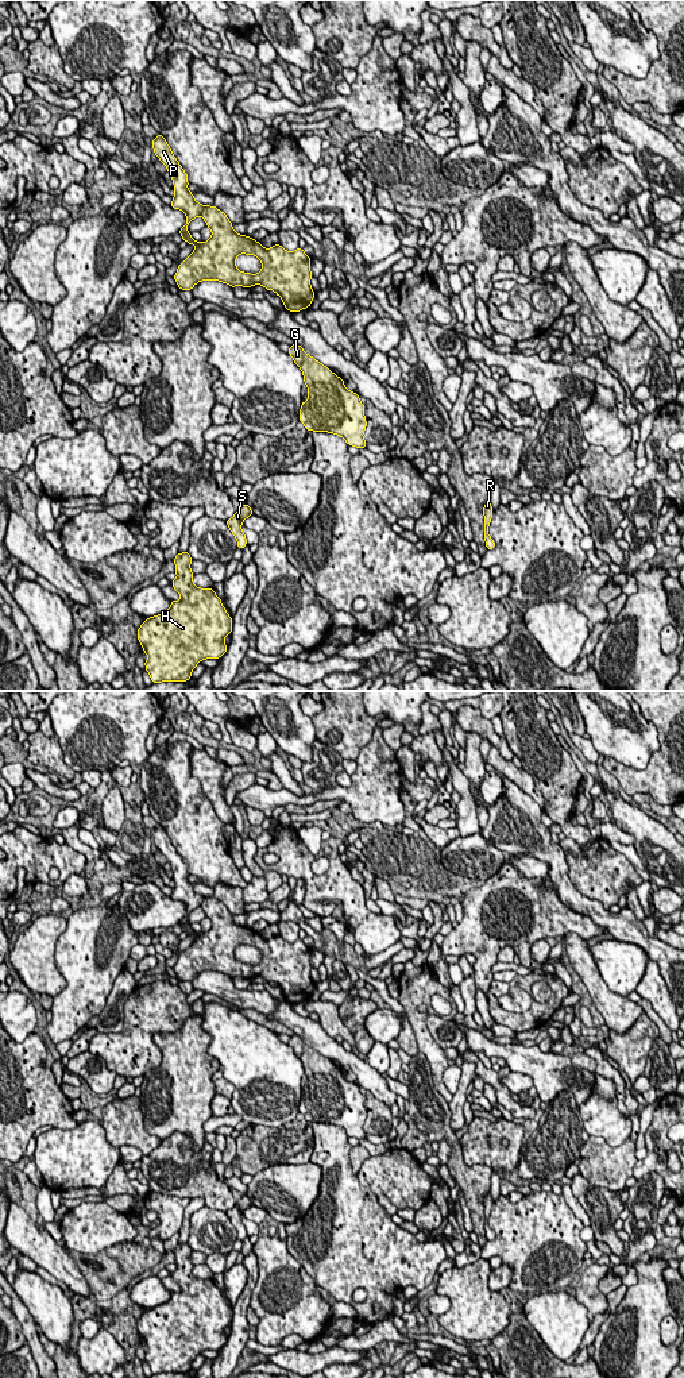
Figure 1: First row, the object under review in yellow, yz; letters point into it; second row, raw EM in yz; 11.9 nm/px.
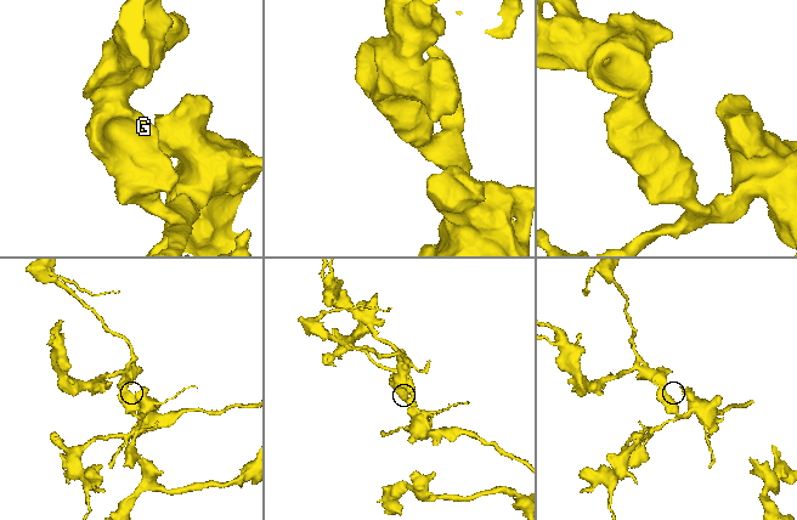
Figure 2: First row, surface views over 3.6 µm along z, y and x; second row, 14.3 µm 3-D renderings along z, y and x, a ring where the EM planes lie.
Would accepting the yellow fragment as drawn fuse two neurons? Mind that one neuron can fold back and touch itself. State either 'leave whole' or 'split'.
leave whole

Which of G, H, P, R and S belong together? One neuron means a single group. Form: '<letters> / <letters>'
G H P R S

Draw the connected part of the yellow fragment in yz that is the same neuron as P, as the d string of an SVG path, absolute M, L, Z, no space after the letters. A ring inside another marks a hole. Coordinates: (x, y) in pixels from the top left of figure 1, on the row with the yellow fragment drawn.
M158 134L152 139L155 155L166 165L171 174L175 196L171 208L186 215L186 224L178 233L188 244L194 244L194 251L178 266L174 279L179 289L192 290L201 281L220 281L231 287L262 285L274 290L290 312L309 308L314 292L310 286L310 256L302 248L293 252L281 244L264 248L260 242L233 231L232 223L216 206L204 206L188 190L188 174L175 159L166 139ZM201 216L212 236L208 242L196 242L188 232L189 223ZM240 254L255 255L262 262L259 274L243 273L236 269L236 256Z

